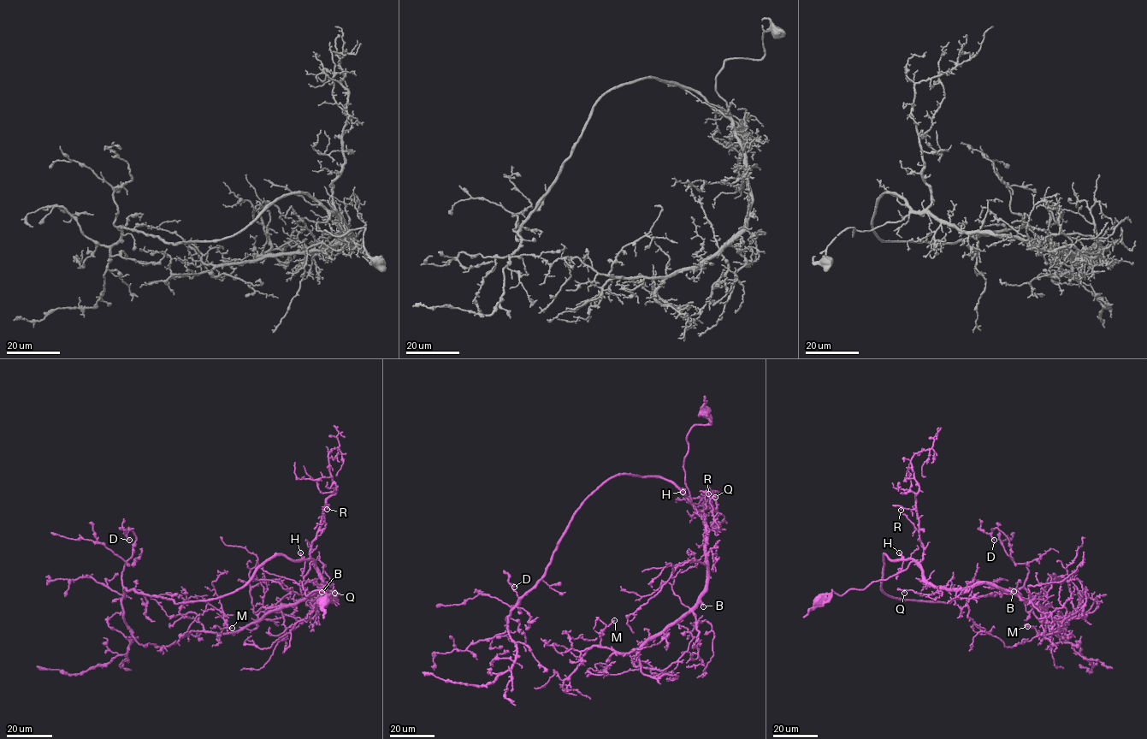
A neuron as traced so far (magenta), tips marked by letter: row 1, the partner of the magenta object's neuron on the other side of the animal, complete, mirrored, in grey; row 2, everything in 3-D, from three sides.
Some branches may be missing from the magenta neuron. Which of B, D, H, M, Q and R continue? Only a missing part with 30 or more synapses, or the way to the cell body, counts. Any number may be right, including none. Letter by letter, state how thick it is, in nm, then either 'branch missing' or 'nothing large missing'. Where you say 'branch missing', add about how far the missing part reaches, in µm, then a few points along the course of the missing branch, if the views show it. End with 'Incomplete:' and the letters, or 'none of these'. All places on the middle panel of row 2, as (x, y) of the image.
B: 160 nm thick; branch missing; about 30 µm are missing; missing branch runs (703, 606), (709, 611), (708, 600), (716, 582), (713, 583)
D: 170 nm thick; nothing large missing
H: 180 nm thick; branch missing; about 25 µm are missing; missing branch runs (682, 492), (661, 480), (641, 484)
M: 170 nm thick; nothing large missing
Q: 160 nm thick; nothing large missing
R: 130 nm thick; nothing large missing
Incomplete: B, H

